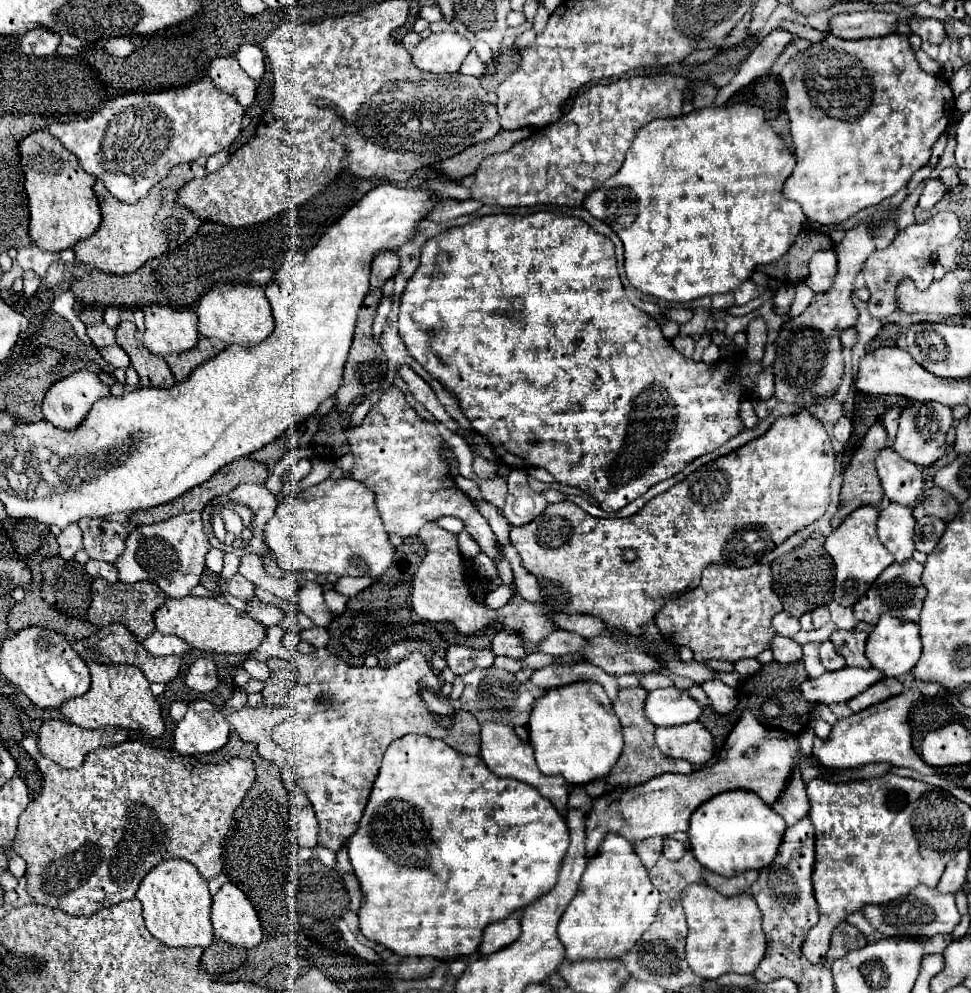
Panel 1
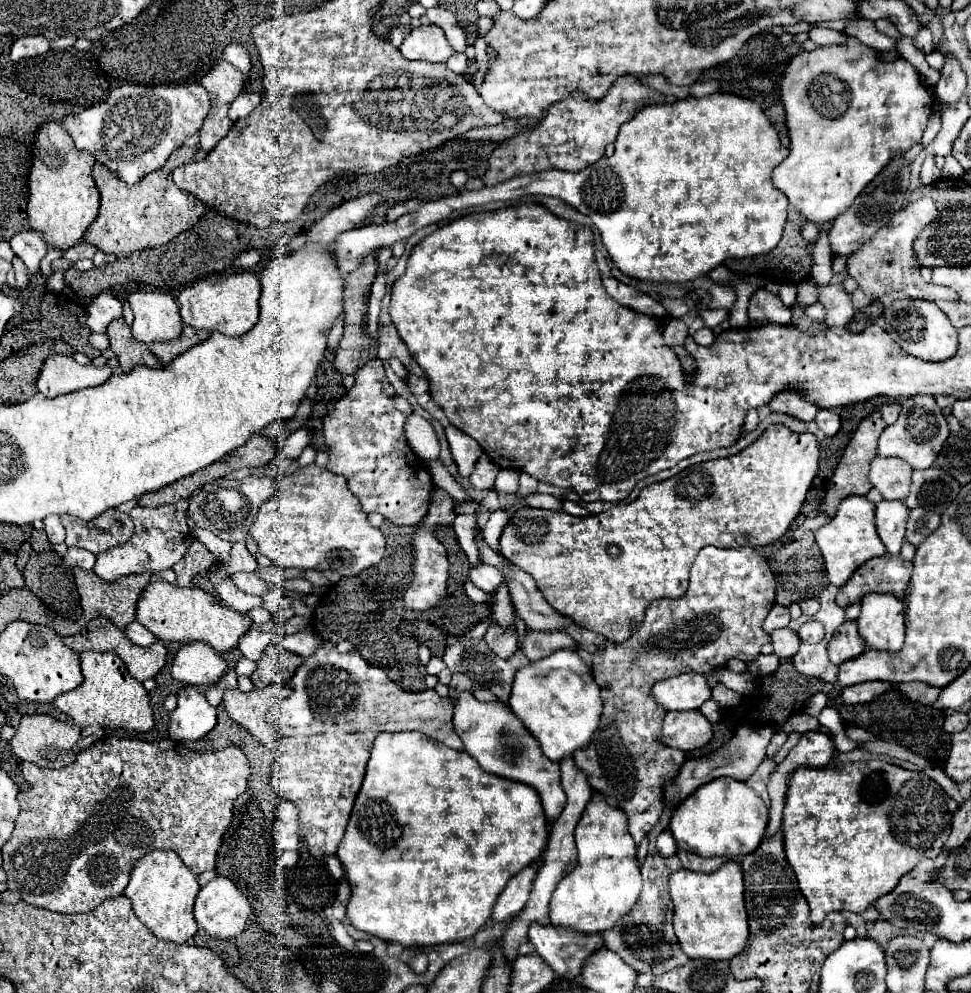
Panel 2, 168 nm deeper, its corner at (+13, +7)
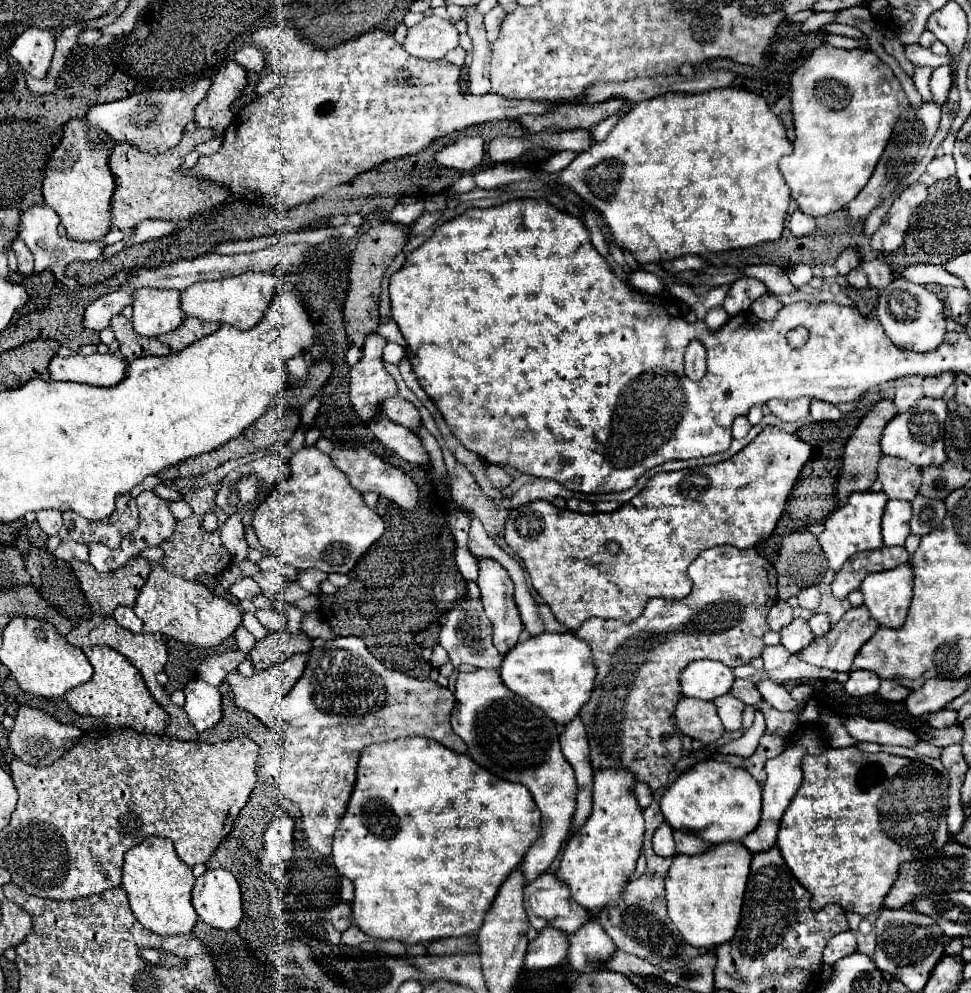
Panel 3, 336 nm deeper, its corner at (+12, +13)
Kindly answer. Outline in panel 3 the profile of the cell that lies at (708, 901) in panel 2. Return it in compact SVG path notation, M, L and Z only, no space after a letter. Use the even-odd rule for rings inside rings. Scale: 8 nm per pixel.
M742 843L712 845L712 849L700 855L674 855L666 875L668 917L690 945L712 949L734 937L750 873L750 859L752 853Z

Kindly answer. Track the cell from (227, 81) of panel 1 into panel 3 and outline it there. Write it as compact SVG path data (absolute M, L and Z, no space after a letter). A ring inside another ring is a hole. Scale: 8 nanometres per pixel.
M230 61L216 77L208 95L196 105L194 109L194 123L196 127L214 127L224 131L232 123L232 101L242 93L246 87L246 69Z

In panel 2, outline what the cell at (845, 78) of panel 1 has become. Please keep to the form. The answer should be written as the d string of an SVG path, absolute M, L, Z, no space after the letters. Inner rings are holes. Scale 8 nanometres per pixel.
M849 35L845 43L795 55L783 73L781 101L791 145L789 157L773 169L773 185L807 221L823 225L847 211L865 185L871 183L895 155L903 155L921 141L933 113L935 95L907 59L897 57L895 61L883 61L877 49Z

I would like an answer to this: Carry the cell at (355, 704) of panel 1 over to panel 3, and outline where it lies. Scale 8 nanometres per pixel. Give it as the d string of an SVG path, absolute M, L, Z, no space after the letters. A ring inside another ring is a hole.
M338 637L326 641L322 647L312 649L308 653L308 665L300 681L296 681L296 687L292 687L284 697L278 697L272 709L272 717L280 717L282 721L282 729L278 733L280 745L276 747L278 759L272 761L284 765L276 773L280 777L272 781L282 791L282 795L294 801L296 807L300 809L308 845L324 855L330 855L336 825L344 813L344 803L348 803L356 781L354 777L356 777L358 757L362 749L366 749L368 745L390 741L396 737L420 735L438 741L456 753L466 753L468 749L464 741L460 741L460 737L456 737L456 733L450 727L452 707L454 707L454 693L448 687L442 687L430 679L420 681L416 677L386 667L384 663L376 661L376 657L372 657L372 653L366 649L360 637L350 637L350 639Z

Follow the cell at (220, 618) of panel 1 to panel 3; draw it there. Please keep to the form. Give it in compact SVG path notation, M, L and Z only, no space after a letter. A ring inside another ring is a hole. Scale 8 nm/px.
M154 567L150 571L148 581L144 583L136 599L134 611L144 623L142 625L144 633L158 631L166 637L172 637L176 641L182 641L200 649L216 647L226 637L230 637L236 631L236 627L242 623L242 613L234 603L212 595L202 583L186 581L178 575L166 573L162 567Z

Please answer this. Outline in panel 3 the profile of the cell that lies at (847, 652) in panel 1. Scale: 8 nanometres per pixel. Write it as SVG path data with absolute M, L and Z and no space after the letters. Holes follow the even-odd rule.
M858 605L858 607L850 607L842 619L830 629L828 635L822 635L822 637L816 637L814 641L806 649L802 649L798 653L798 657L802 661L808 661L810 665L816 665L816 667L826 667L826 669L832 669L832 671L852 671L852 659L856 657L856 653L860 651L860 647L876 633L878 629L878 623L872 619L872 615L868 613L866 605Z

